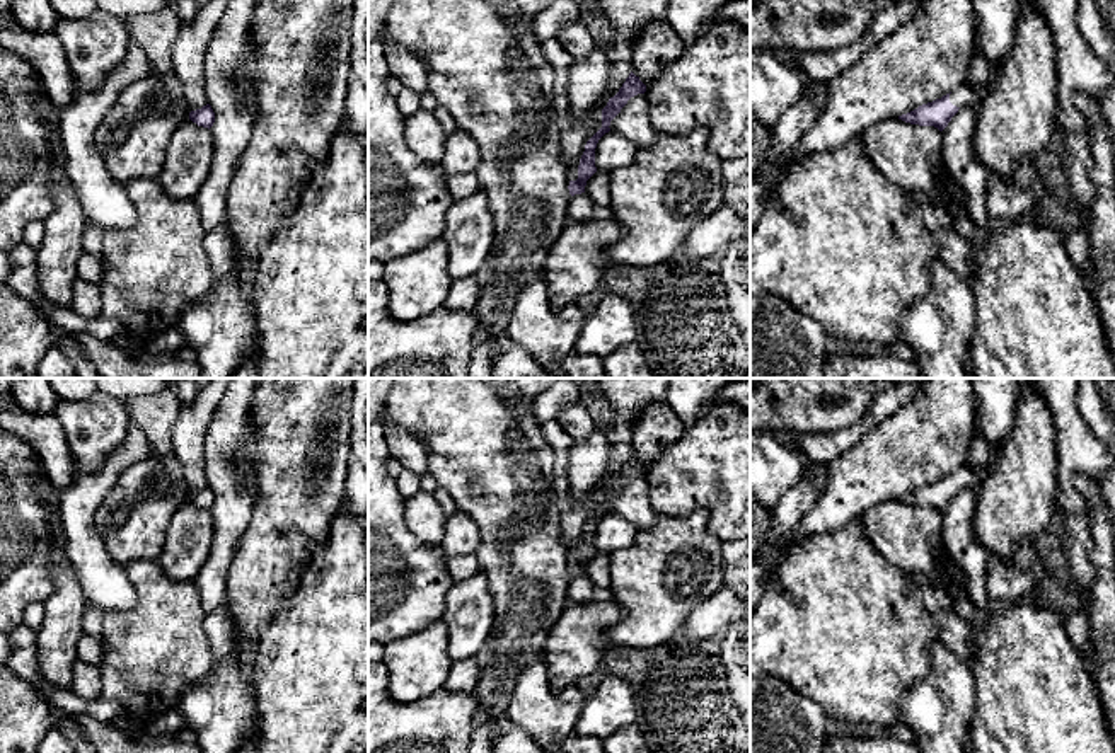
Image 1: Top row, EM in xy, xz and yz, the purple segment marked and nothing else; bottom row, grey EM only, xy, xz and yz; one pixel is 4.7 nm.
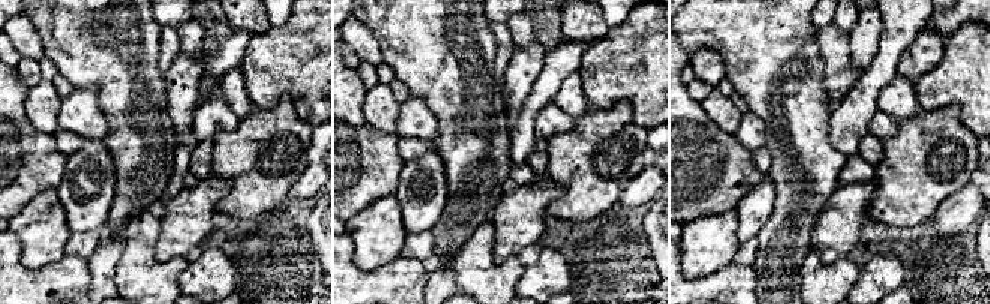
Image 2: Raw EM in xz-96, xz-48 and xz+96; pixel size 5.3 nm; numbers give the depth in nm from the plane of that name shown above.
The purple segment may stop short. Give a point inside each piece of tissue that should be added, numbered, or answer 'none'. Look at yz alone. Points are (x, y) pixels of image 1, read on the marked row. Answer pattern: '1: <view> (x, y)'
1: yz (964, 96)

